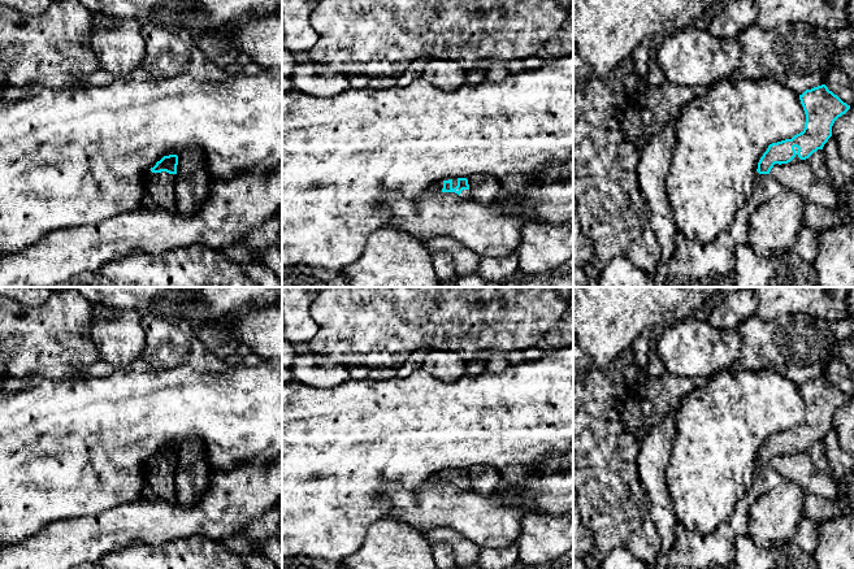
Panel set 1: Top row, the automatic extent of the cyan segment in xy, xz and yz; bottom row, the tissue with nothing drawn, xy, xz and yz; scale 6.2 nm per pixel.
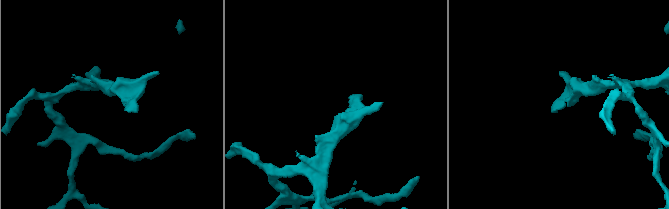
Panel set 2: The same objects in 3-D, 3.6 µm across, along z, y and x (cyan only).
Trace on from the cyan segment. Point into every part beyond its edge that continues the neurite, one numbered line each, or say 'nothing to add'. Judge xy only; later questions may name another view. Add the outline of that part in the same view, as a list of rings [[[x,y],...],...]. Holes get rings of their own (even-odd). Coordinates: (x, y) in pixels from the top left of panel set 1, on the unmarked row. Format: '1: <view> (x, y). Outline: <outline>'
1: xy (160, 481). Outline: [[[166,462],[151,464],[147,481],[142,488],[142,498],[160,499],[168,503],[177,503],[174,474],[177,465],[169,465]]]

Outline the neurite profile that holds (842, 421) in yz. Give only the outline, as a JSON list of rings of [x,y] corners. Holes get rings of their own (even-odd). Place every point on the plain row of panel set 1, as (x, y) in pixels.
[[[854,395],[832,417],[832,427],[838,434],[841,448],[854,453]]]

